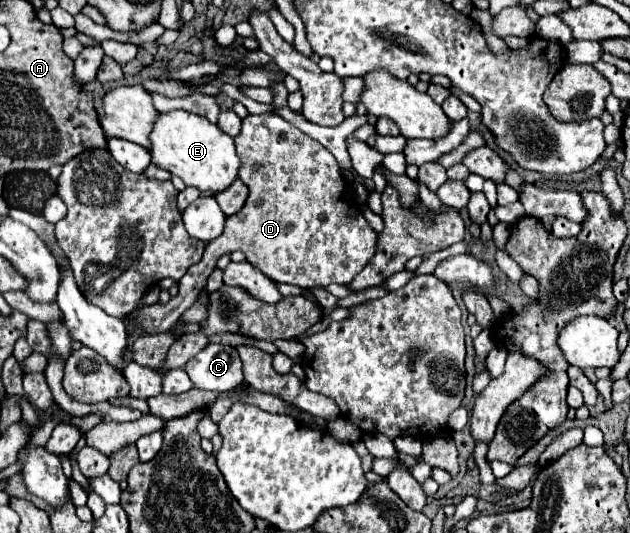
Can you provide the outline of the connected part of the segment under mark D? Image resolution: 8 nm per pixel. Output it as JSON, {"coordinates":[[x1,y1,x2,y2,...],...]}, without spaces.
{"coordinates":[[261,113,261,115,249,115,243,119,241,133,235,137,237,155,241,157,241,175,239,179,249,187,249,197,239,213,227,219,223,235,209,241,203,253,203,259,189,267,185,277,179,281,179,295,171,297,169,303,141,307,133,315,127,317,127,333,135,331,137,327,145,331,169,331,181,317,185,309,189,309,195,301,199,301,207,277,213,273,217,259,223,253,231,251,243,251,247,261,263,271,267,277,271,277,277,283,289,283,303,289,313,287,327,287,331,283,349,283,375,255,377,245,377,233,371,229,367,219,363,217,359,205,355,205,349,199,349,207,343,199,345,195,345,179,339,171,339,165,335,157,315,139,301,133,297,127,287,123,275,113]]}

